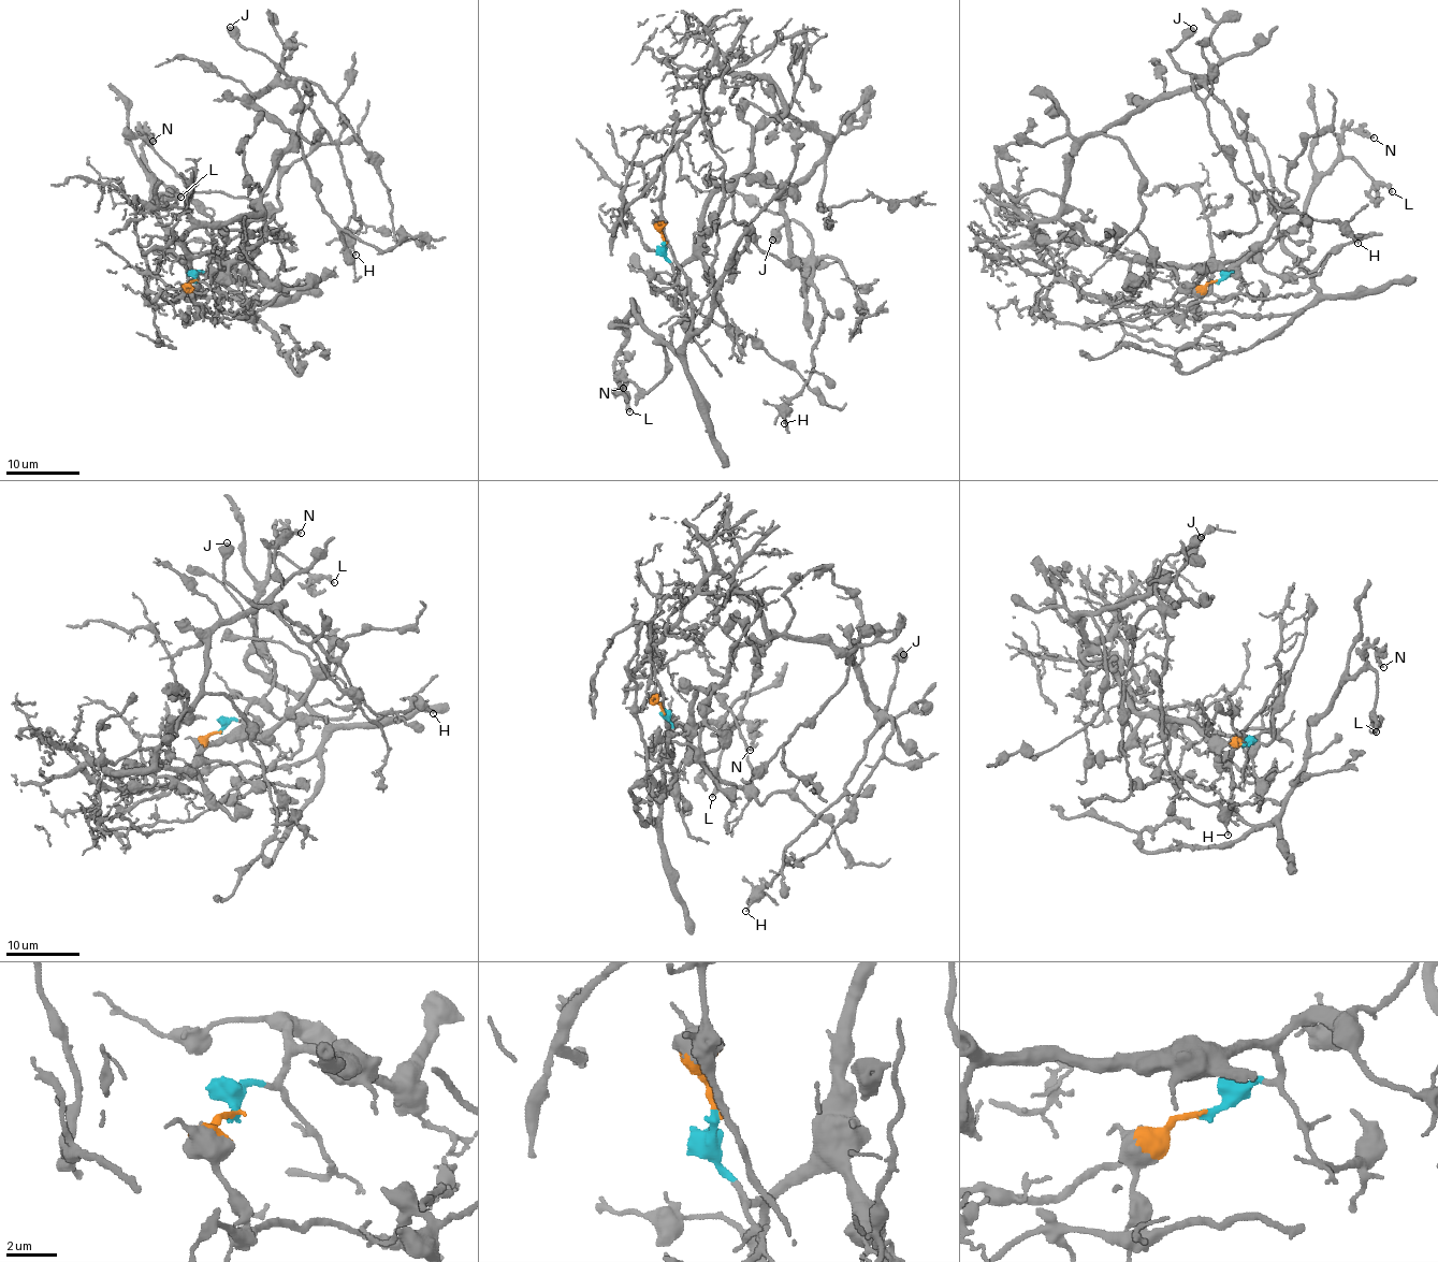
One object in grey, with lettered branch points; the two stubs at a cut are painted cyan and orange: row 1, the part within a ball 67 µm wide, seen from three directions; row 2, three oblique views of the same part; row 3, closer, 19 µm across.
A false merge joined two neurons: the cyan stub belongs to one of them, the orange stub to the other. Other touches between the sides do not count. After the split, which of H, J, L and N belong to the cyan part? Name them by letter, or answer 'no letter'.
H, J

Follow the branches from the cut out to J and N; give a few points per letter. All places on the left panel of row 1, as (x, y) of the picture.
J: (195, 279), (252, 254), (243, 232), (292, 136), (252, 100), (285, 84), (284, 70), (229, 27)
N: (195, 279), (190, 296), (201, 314), (257, 317), (168, 245), (143, 132), (153, 141)

